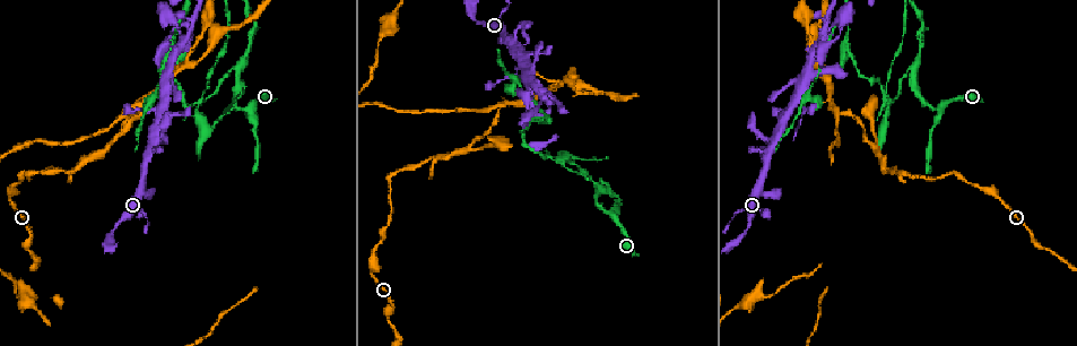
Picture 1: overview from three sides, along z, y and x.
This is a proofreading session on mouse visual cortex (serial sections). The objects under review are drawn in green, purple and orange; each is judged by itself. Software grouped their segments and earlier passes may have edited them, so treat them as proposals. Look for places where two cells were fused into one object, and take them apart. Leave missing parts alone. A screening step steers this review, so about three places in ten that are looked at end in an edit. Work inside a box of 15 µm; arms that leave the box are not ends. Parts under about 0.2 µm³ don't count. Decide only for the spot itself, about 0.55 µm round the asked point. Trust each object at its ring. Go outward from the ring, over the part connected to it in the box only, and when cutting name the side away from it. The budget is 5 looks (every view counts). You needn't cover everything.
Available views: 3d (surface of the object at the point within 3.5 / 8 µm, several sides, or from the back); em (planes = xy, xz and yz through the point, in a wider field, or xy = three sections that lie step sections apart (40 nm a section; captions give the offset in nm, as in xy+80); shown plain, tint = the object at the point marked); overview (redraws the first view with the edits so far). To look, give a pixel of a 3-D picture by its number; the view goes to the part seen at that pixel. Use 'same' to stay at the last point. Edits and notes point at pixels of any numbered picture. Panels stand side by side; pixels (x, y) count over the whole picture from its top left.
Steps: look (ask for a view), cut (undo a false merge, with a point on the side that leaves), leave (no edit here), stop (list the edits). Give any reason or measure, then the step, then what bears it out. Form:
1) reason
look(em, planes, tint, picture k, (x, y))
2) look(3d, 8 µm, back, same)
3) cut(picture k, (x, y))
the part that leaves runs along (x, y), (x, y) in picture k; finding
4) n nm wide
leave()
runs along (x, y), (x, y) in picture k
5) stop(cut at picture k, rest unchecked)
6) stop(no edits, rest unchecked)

three arms meet
look(3d, 3.5 µm, picture 1, (108, 149))

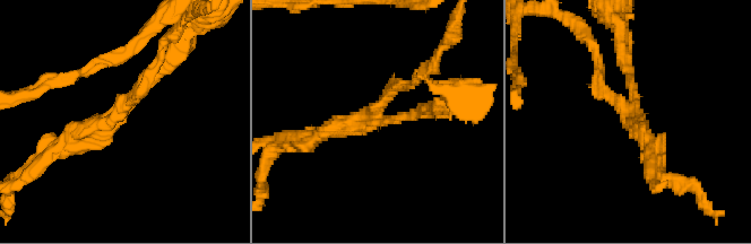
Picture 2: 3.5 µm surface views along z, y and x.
3 arms; arms of 150, 200, 250 nm
cut(picture 2, (395, 83))
the part that leaves runs along (656, 149), (610, 97) in picture 2; two cells meet here

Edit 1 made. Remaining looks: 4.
see it whole again
look(overview)

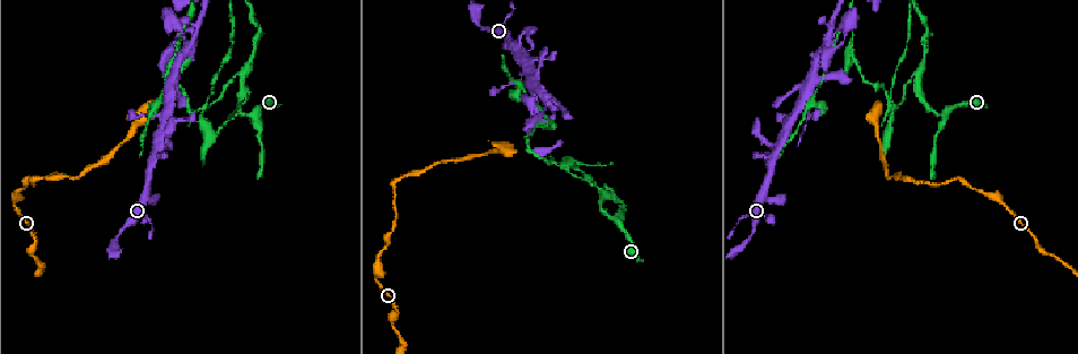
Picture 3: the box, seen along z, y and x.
branch point
look(3d, 3.5 µm, back, picture 3, (602, 192))

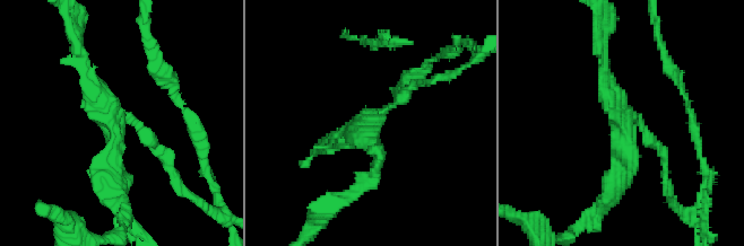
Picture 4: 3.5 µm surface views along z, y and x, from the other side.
look(em, xy, step 5, tint, picture 4, (627, 124))

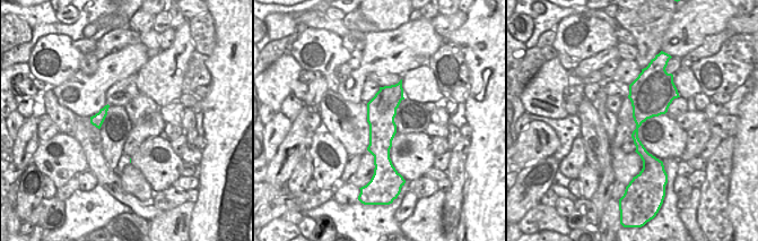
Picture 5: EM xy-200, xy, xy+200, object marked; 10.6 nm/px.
cut(picture 4, (405, 86))
the part that leaves runs along (385, 110), (415, 84), (450, 77) in picture 4; a second cell is stuck on

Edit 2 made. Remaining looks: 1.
stop(cut at picture 2, cut at picture 4, rest unchecked)

